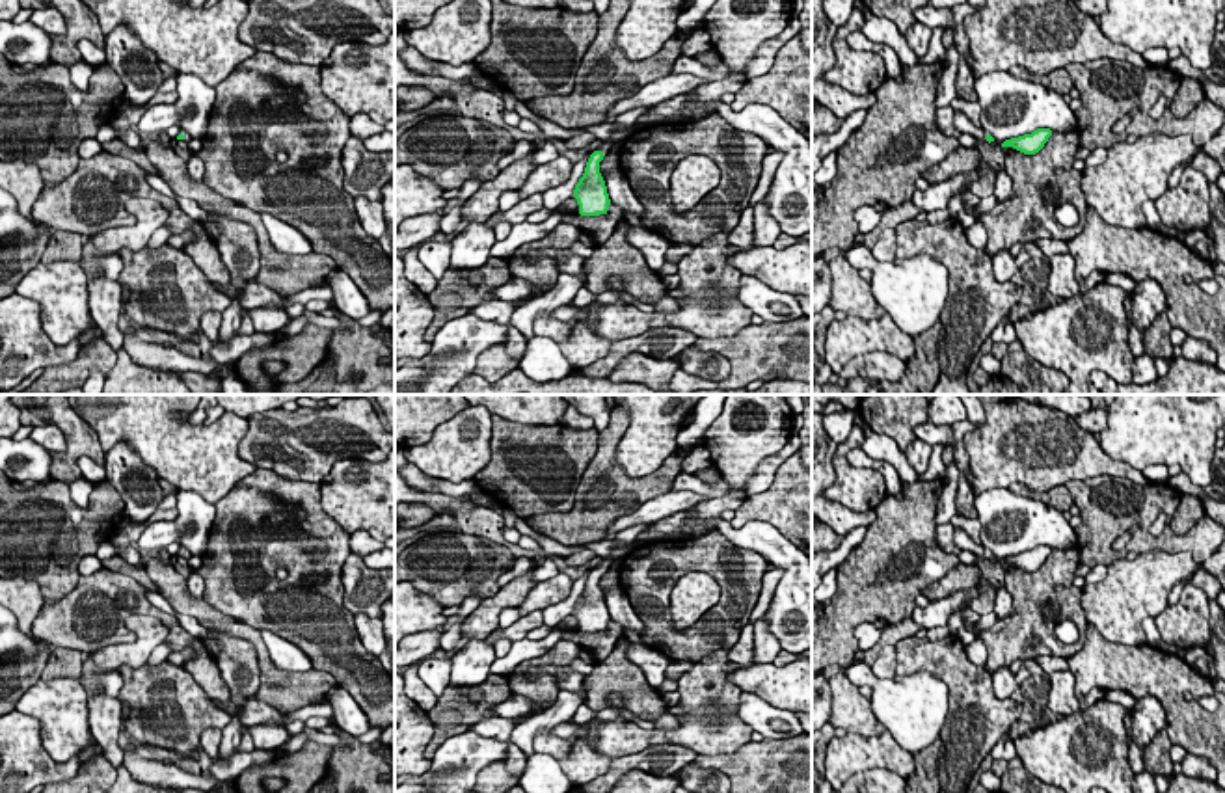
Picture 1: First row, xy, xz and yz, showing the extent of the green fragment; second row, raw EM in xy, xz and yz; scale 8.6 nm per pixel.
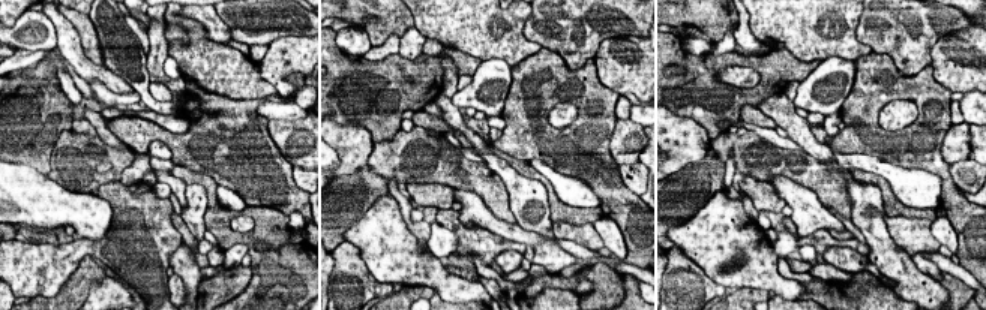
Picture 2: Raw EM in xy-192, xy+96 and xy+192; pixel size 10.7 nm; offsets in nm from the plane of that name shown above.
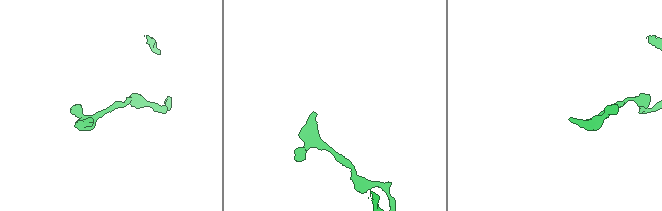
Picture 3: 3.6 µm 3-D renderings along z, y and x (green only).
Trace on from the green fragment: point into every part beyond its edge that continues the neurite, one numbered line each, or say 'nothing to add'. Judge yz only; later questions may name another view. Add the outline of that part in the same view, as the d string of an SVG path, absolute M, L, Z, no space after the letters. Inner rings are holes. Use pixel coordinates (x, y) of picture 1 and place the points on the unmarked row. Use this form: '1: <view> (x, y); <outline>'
1: yz (963, 540); M955 529L955 547L959 547L961 551L970 551L974 555L987 558L987 549L974 544L972 538L962 529Z

